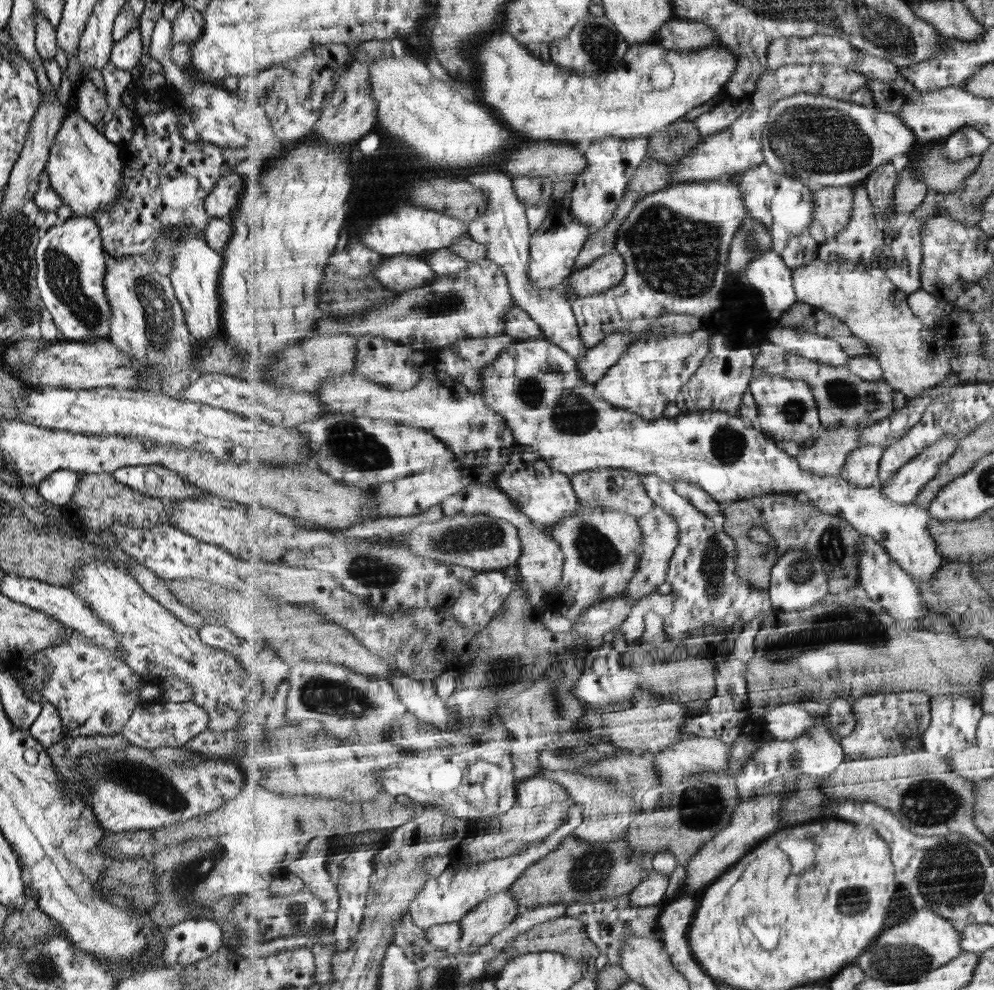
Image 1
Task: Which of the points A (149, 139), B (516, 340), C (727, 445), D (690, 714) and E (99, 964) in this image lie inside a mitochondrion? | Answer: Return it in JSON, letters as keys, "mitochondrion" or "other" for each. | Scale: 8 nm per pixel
{"A":"other","B":"other","C":"mitochondrion","D":"other","E":"other"}

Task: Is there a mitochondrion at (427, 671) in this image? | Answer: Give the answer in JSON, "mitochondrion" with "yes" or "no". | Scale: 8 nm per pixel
{"mitochondrion":"no"}

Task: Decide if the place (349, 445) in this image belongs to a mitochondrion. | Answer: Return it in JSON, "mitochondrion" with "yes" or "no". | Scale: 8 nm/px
{"mitochondrion":"yes"}

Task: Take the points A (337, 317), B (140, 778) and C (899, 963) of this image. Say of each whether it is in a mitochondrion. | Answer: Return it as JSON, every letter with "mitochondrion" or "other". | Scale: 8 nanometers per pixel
{"A":"other","B":"mitochondrion","C":"mitochondrion"}

